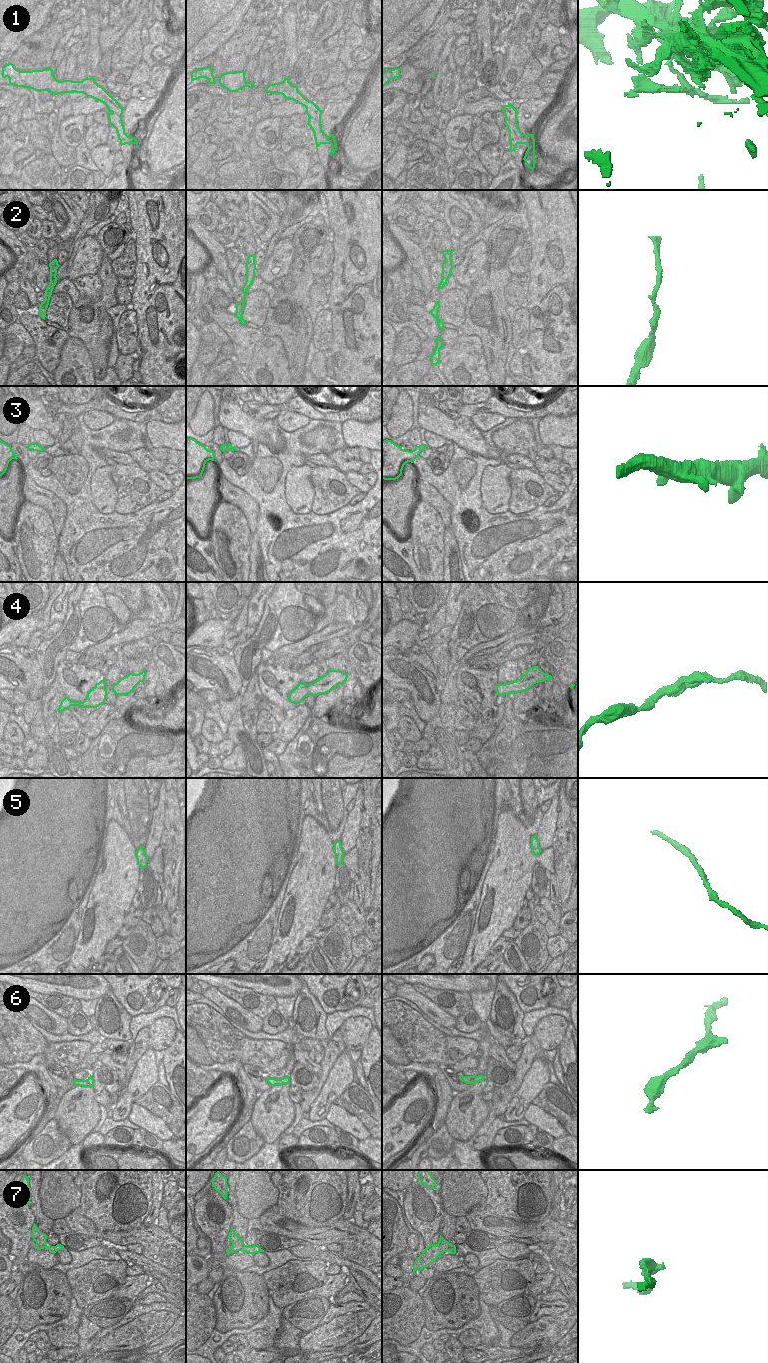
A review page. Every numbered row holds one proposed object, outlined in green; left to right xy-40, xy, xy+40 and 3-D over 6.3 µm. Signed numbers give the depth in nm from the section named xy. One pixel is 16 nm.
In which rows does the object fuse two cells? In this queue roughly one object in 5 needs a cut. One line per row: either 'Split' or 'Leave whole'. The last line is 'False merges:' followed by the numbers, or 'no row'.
1: Split
2: Leave whole
3: Leave whole
4: Leave whole
5: Leave whole
6: Leave whole
7: Leave whole
False merges: 1.

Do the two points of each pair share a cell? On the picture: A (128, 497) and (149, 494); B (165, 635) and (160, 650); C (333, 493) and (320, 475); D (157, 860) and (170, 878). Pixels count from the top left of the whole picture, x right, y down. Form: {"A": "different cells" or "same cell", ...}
{"A": "same cell", "B": "different cells", "C": "same cell", "D": "different cells"}

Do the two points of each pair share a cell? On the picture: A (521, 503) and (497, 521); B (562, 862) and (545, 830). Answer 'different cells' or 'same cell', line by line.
A: different cells
B: different cells

